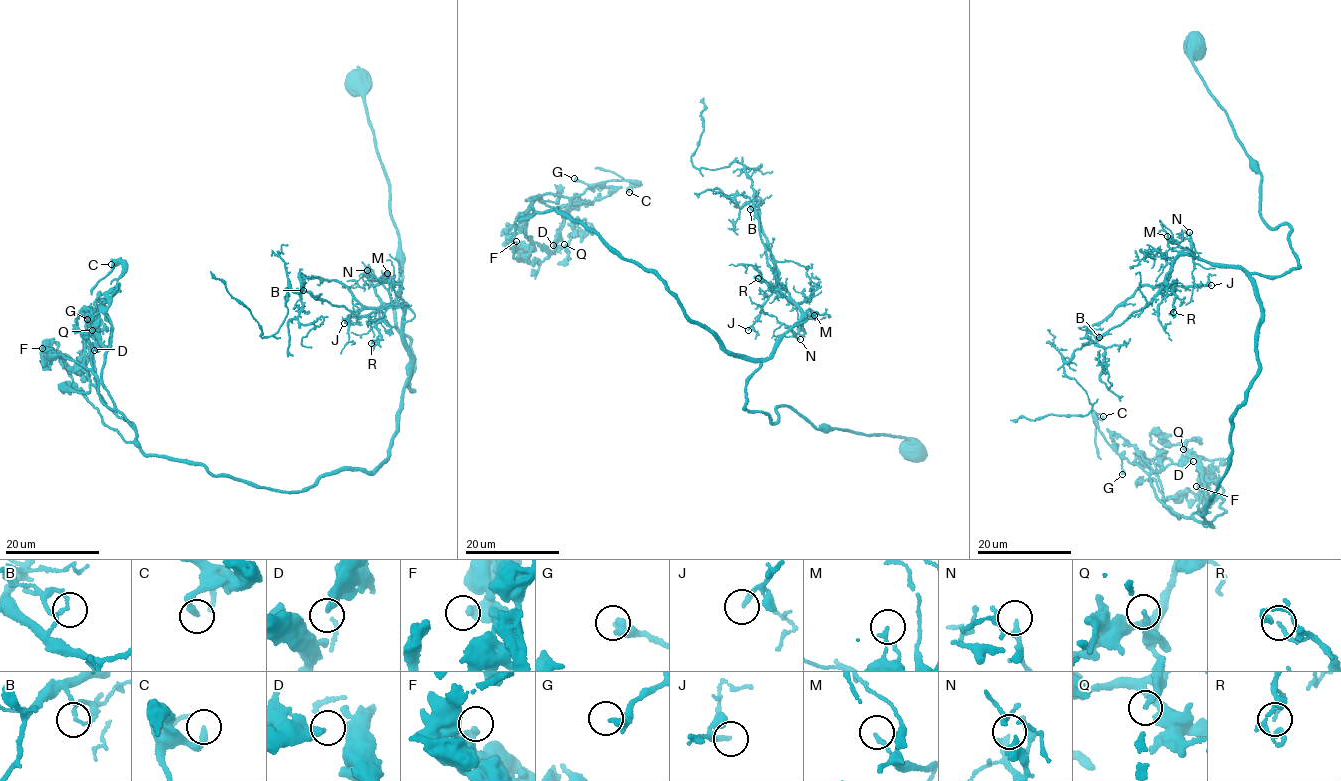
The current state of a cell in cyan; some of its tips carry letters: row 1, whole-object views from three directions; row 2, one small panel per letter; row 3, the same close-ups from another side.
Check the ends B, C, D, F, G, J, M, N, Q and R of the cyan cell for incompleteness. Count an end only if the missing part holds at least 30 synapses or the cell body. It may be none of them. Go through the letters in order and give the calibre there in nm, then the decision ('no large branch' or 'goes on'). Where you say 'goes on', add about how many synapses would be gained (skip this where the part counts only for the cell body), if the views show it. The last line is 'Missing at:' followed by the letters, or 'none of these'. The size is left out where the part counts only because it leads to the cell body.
B: 150 nm thick; no large branch
C: 240 nm thick; no large branch
D: 260 nm thick; no large branch
F: 400 nm thick; no large branch
G: 400 nm thick; no large branch
J: 220 nm thick; no large branch
M: 160 nm thick; no large branch
N: 260 nm thick; no large branch
Q: 240 nm thick; no large branch
R: 170 nm thick; no large branch
Missing at: none of these

